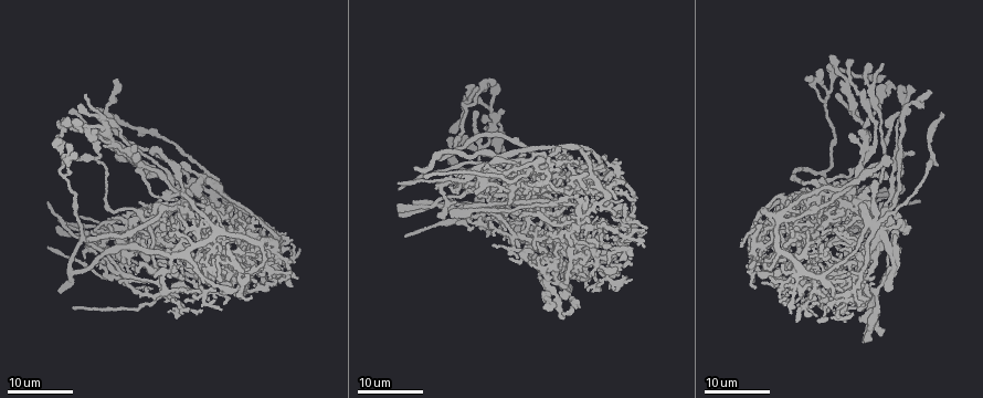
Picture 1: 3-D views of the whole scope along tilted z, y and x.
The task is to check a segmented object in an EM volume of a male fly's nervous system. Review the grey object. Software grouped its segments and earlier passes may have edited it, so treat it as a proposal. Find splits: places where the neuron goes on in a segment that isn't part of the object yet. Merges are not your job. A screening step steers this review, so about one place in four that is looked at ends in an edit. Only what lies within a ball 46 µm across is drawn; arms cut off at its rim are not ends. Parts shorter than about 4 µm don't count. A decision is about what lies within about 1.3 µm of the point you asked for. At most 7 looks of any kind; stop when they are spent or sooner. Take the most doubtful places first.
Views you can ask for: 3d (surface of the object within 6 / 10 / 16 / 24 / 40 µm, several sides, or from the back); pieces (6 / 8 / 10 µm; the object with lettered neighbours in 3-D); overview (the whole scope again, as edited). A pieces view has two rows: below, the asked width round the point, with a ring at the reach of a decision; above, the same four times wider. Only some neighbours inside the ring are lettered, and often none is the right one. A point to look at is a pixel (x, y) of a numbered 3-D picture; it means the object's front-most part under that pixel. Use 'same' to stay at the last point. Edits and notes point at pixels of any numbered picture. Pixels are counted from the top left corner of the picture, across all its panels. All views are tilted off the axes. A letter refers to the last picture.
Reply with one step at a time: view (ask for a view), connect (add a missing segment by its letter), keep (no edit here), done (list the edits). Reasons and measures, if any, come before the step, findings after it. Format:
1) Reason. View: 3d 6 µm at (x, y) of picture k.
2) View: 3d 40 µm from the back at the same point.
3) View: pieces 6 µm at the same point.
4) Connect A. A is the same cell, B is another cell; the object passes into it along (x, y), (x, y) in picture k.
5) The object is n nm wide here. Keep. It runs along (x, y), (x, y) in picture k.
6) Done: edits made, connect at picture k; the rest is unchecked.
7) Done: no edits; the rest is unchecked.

Free end. View: 3d 24 µm at (483, 197) of picture 1.

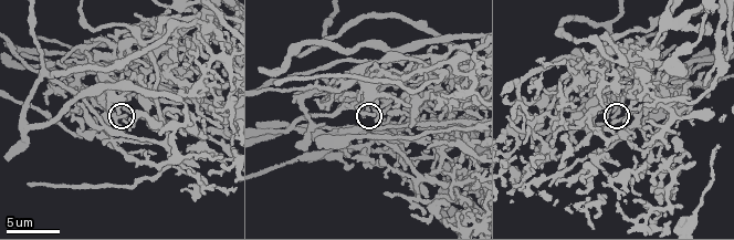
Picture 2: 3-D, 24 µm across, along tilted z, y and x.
See the neighbours. View: pieces 8 µm at (375, 116) of picture 2.

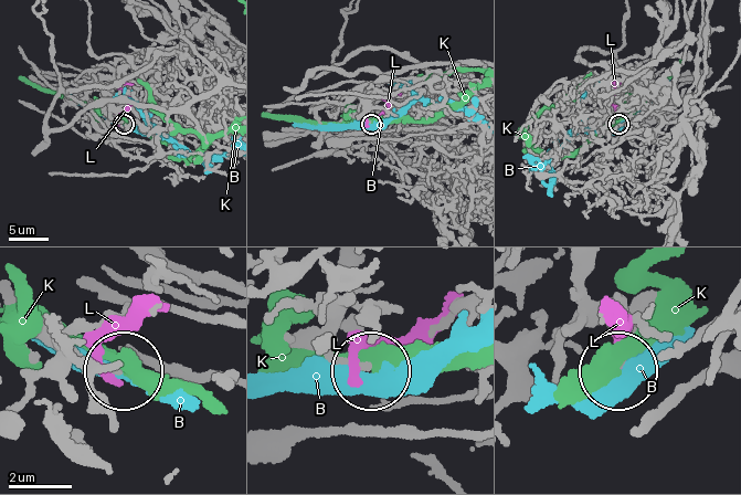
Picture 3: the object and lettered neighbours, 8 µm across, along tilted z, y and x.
Keep. B, K and L are other cells; none of them fits.

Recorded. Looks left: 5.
Tapers out. View: 3d 6 µm at (632, 47) of picture 2.

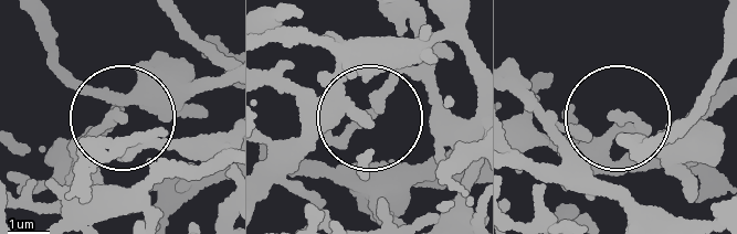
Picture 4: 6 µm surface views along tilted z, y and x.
View: pieces 10 µm at (120, 117) of picture 4.

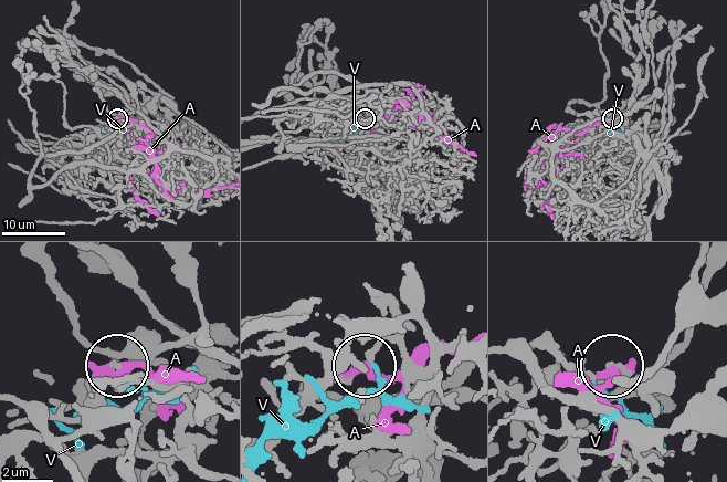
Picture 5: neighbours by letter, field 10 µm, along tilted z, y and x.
Keep. A and V are other cells; no lettered segment goes on from it.

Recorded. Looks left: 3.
Free end. View: pieces 6 µm at (412, 218) of picture 2.

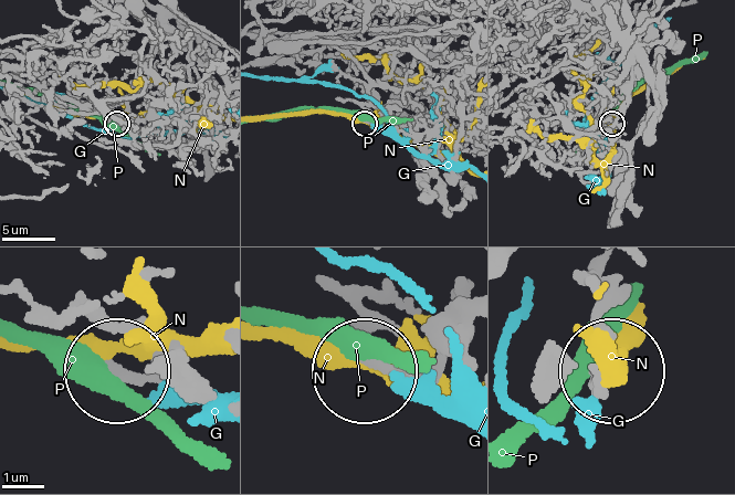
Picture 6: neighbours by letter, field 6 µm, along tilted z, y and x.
The object is 200 nm wide here. Keep. G, N and P are other cells; no lettered segment goes on from it.

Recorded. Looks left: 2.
Done: no edits; the rest is unchecked.

